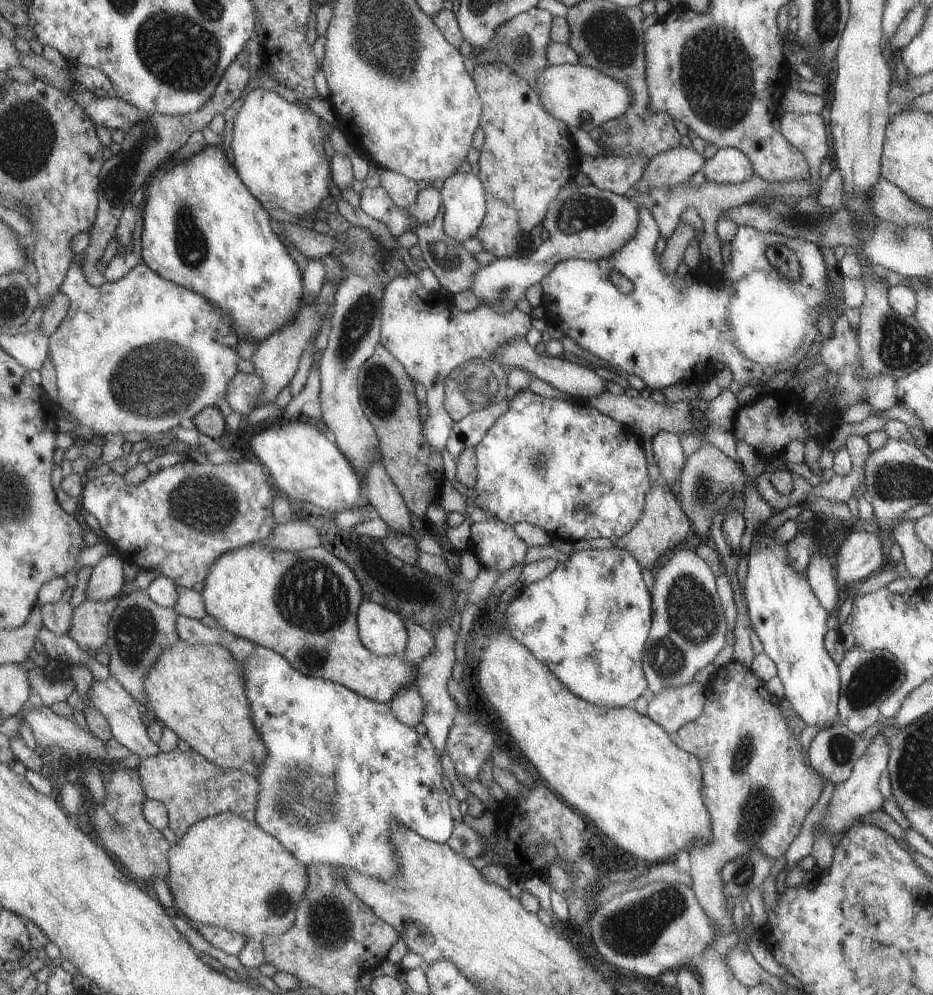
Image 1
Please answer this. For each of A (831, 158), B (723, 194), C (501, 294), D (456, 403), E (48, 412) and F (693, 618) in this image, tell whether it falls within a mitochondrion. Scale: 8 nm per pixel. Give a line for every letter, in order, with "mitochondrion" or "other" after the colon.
A: other
B: other
C: mitochondrion
D: other
E: other
F: mitochondrion

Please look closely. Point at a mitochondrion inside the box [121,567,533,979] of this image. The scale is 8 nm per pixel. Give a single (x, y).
(304, 799)

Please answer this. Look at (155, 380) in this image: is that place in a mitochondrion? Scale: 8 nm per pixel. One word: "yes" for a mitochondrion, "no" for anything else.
yes

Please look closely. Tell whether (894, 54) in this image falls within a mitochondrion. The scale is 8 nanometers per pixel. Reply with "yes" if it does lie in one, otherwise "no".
no

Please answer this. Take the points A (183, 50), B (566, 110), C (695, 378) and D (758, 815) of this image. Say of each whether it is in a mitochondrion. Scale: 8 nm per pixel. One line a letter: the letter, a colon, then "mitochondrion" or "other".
A: mitochondrion
B: other
C: other
D: mitochondrion

